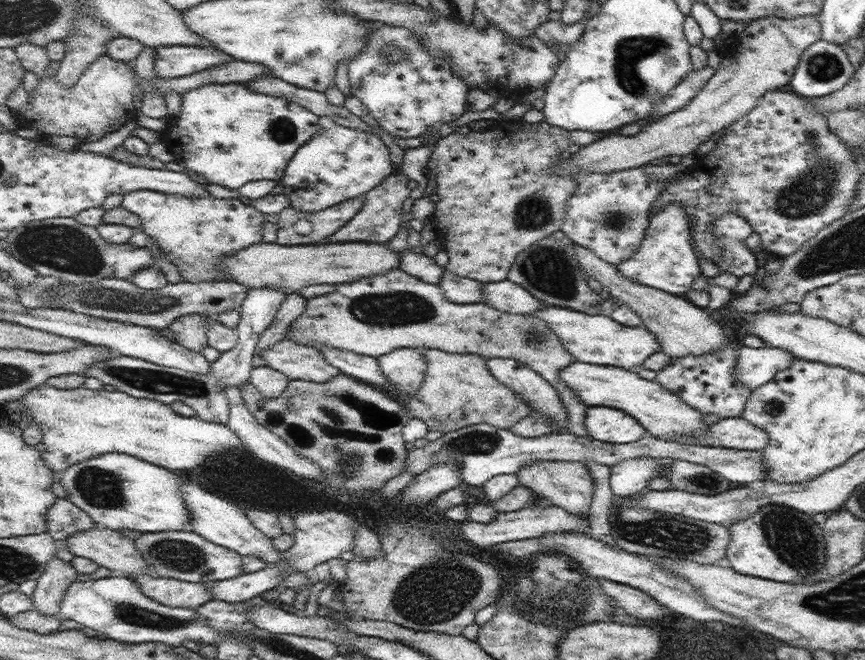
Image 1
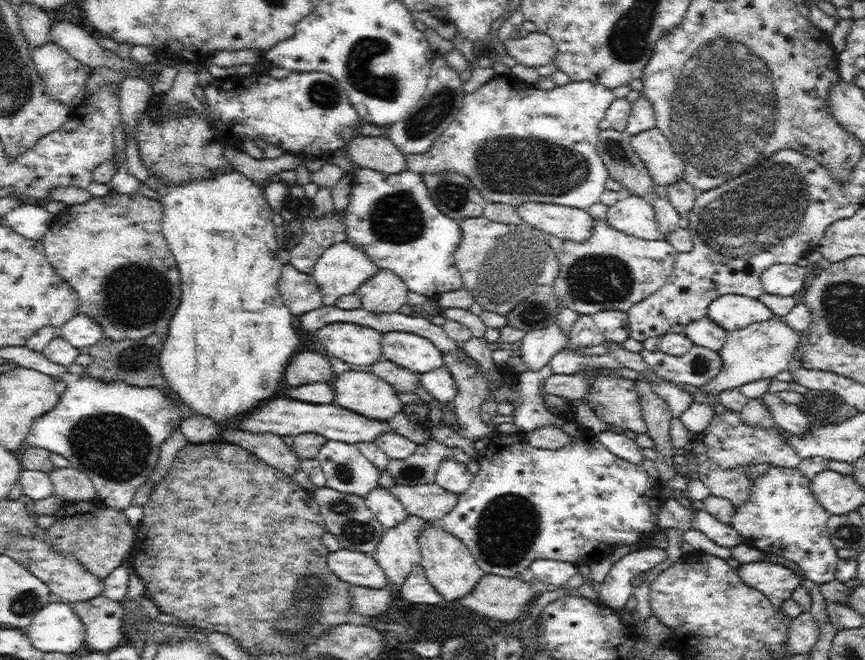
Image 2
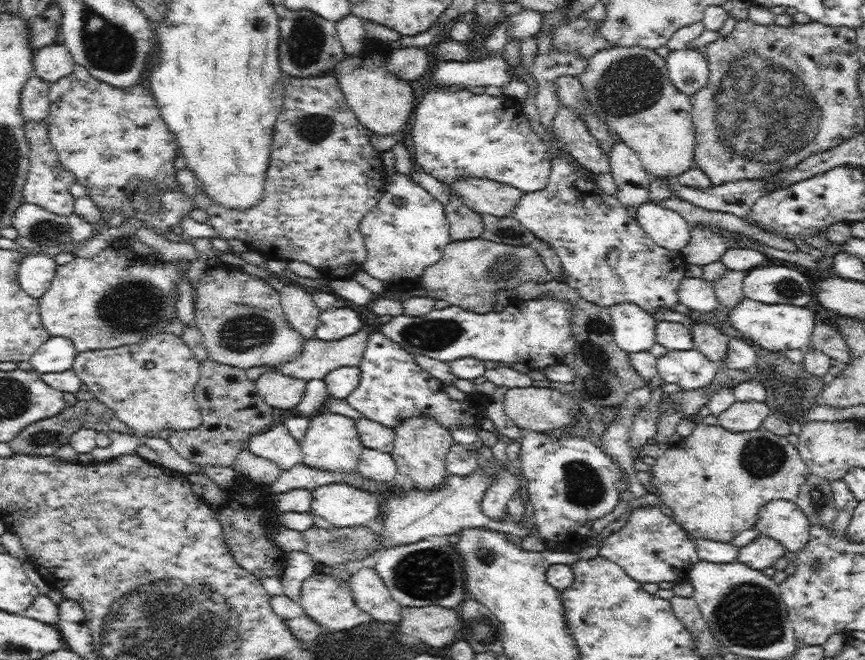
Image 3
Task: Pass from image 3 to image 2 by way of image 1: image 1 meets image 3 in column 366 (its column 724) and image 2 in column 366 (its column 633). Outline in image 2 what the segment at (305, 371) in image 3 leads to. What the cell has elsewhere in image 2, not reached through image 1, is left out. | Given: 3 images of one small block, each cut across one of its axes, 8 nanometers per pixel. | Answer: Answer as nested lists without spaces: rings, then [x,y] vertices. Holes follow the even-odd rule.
[[[378,270],[364,286],[360,286],[358,296],[362,298],[362,310],[372,316],[388,316],[400,314],[400,308],[406,306],[408,286],[390,270]]]

